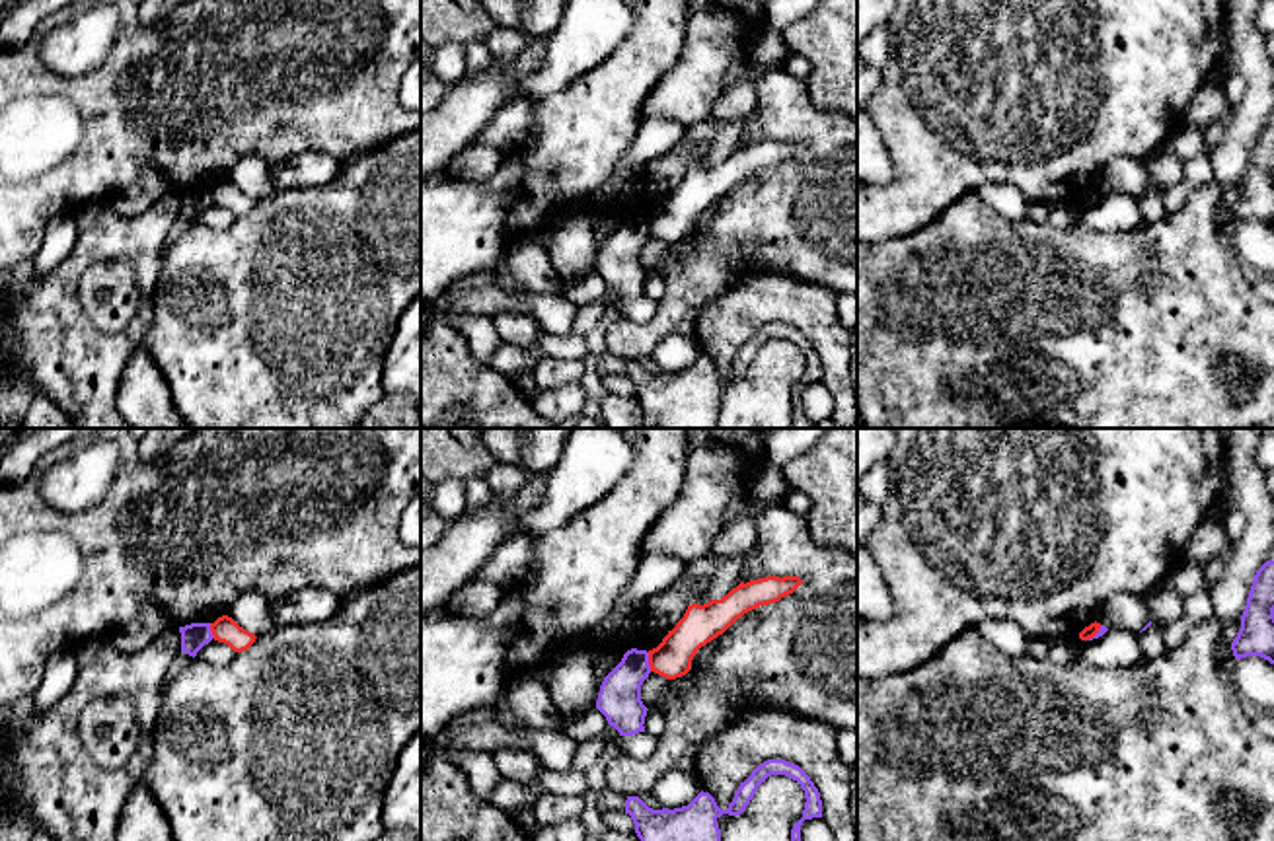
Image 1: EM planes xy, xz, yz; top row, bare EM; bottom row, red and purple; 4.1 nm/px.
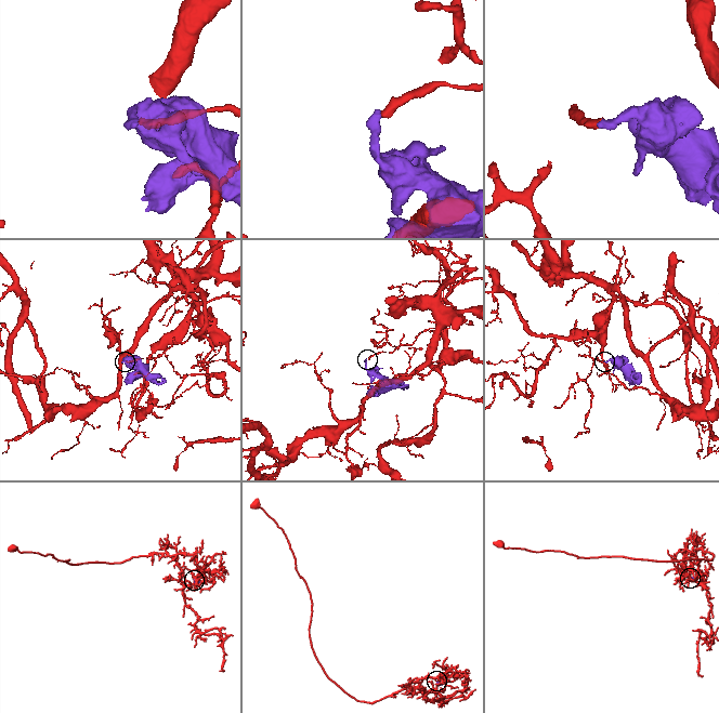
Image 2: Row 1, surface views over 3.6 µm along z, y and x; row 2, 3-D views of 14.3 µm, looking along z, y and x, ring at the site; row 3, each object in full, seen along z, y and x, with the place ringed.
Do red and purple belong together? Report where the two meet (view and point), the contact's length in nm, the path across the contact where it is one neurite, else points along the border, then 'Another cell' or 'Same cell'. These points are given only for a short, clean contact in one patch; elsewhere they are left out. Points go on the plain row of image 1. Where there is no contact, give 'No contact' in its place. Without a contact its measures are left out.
Touches red at xz (649, 226). Shared border 80 nm. Boundary: xz (647, 217), (651, 234). Another cell

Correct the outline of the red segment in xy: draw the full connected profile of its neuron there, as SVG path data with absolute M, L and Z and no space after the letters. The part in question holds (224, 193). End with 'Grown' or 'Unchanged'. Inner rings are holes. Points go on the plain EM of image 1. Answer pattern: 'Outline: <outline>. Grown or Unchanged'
Outline: M222 179L214 187L210 187L210 195L214 204L228 208L234 216L247 214L257 202L228 179Z. Unchanged

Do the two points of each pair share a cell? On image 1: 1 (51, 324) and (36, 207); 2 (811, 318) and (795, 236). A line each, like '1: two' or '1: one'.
1: two
2: two

